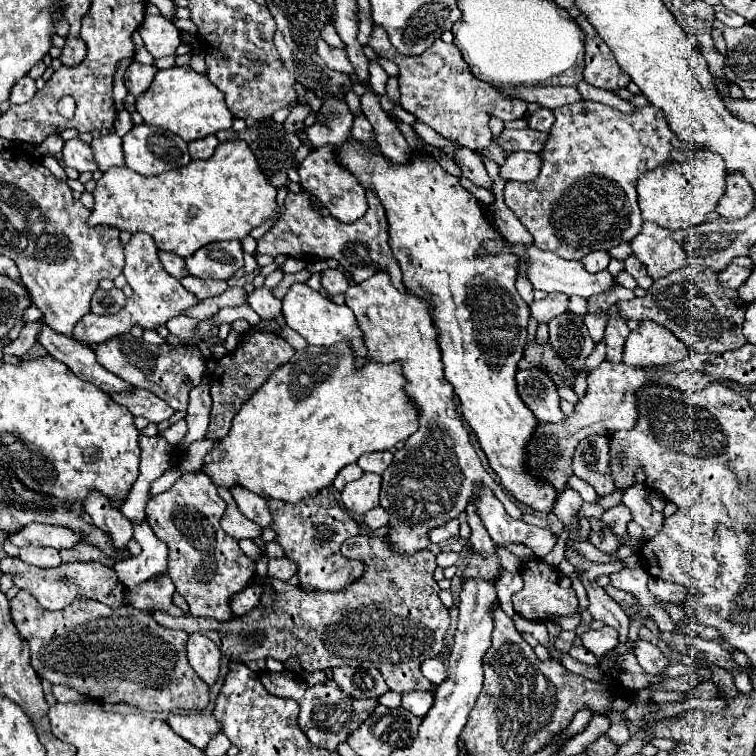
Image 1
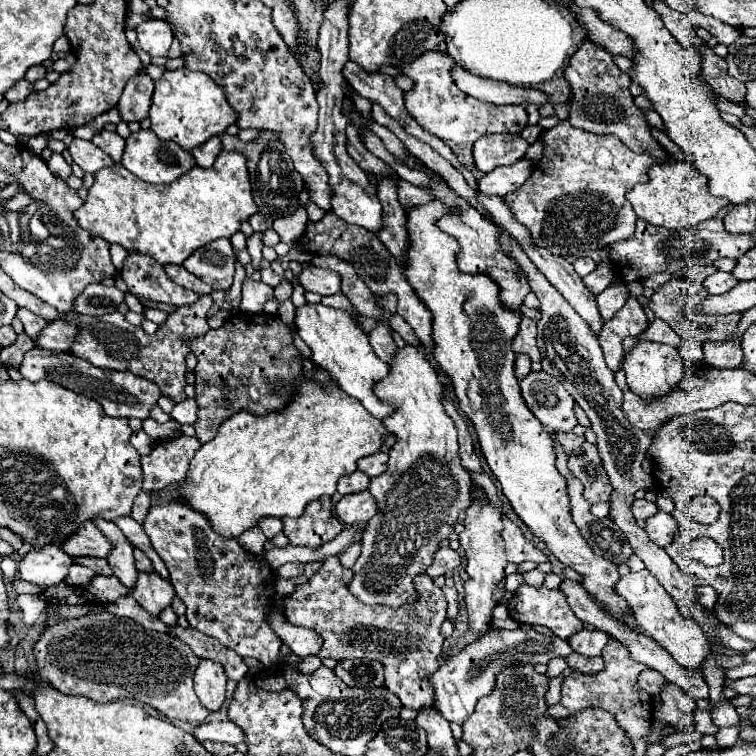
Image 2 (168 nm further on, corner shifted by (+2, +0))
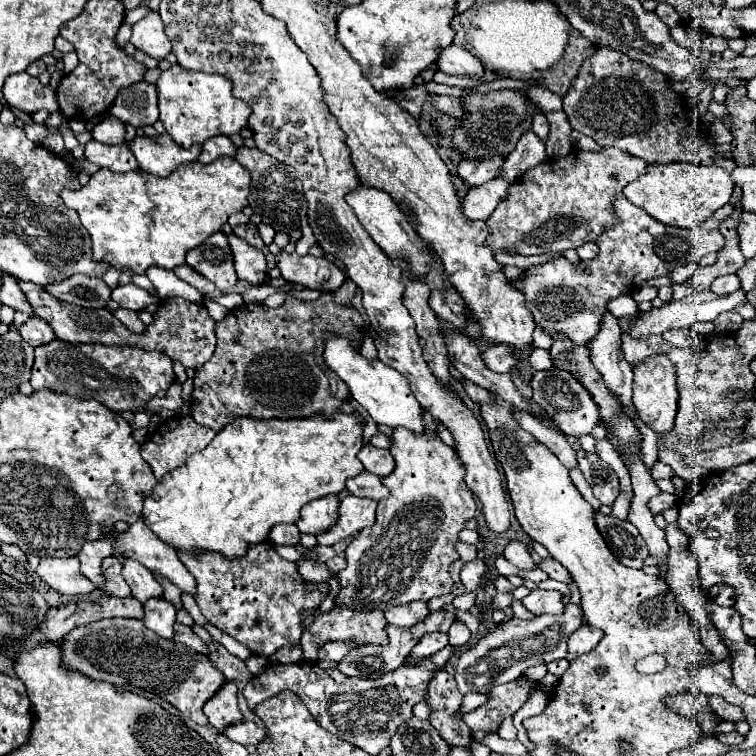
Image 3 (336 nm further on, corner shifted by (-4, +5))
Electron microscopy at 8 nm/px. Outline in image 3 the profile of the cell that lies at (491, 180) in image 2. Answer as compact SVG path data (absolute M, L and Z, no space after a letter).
M492 178L484 186L468 190L464 198L464 214L474 220L476 218L486 220L498 206L498 202L508 196L508 186L512 186L512 182L504 182L502 178Z

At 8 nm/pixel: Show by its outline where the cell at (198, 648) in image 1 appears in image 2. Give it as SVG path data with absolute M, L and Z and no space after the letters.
M200 661L194 675L194 687L198 699L208 711L218 711L222 707L226 695L226 675L222 675L222 667L218 667L214 661Z

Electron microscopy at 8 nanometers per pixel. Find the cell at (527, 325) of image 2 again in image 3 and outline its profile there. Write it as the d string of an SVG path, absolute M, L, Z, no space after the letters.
M496 346L496 348L490 348L482 354L482 360L484 364L494 370L494 372L508 372L510 368L514 368L512 364L512 354L508 354L508 350L504 350L502 346Z

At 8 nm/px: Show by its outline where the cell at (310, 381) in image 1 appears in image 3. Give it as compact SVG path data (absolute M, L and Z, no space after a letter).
M336 412L332 418L314 414L310 418L290 420L254 420L240 416L224 426L202 452L194 454L184 466L172 470L156 484L144 500L142 516L146 518L146 526L174 548L206 548L226 558L244 556L246 546L250 542L264 542L274 524L296 522L304 504L328 494L340 494L346 488L346 480L364 470L356 458L364 446L364 426L366 418L360 412Z

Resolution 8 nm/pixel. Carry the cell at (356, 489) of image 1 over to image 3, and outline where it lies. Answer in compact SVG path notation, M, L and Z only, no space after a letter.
M346 496L340 502L340 518L336 526L332 526L328 532L318 534L318 544L334 546L336 542L360 532L366 526L372 526L376 518L376 500L372 498L356 498Z

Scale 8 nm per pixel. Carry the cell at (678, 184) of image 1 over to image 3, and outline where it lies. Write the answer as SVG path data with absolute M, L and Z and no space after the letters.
M686 162L676 164L648 164L644 176L636 178L624 188L624 196L646 210L652 218L680 228L696 228L704 222L712 212L728 204L730 194L734 190L734 182L724 168L718 166L696 166Z

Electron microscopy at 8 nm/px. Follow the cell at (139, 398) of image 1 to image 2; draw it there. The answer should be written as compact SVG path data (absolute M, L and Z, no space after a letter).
M34 347L26 353L24 363L20 367L20 373L22 373L24 379L28 379L32 383L36 383L40 379L48 379L48 381L52 381L56 385L62 385L62 387L66 387L74 393L86 395L86 397L98 401L102 405L104 413L110 415L110 417L146 419L150 409L158 403L158 399L162 395L160 387L154 381L132 375L130 371L110 371L110 369L94 367L92 363L88 363L84 359L78 359L76 355L72 355L68 351L56 353L56 351Z

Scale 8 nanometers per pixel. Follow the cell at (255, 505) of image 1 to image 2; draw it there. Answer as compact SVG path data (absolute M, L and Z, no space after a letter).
M262 519L262 523L258 525L262 529L262 533L272 539L274 535L278 535L282 531L282 521L280 519Z

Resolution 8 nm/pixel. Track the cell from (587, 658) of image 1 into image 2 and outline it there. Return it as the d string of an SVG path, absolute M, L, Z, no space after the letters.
M490 629L486 635L482 635L480 639L468 643L464 647L464 651L452 655L434 675L432 675L432 683L434 683L434 691L436 691L436 699L438 699L438 711L442 713L444 719L448 719L450 723L458 723L462 725L474 711L476 701L480 699L480 695L490 695L494 685L496 685L496 675L510 665L536 665L536 663L544 663L548 665L550 659L556 657L568 657L570 645L568 641L556 637L556 635L542 635L536 631L524 631L524 629L514 629L514 631L494 631Z

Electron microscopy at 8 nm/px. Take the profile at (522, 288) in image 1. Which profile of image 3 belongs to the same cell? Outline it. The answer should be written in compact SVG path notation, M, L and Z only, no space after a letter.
M536 325L533 332L534 346L550 351L553 340L545 335L542 327Z

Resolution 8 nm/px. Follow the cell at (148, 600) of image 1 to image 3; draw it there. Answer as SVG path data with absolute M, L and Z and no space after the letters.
M176 622L176 630L174 630L174 642L180 642L180 644L184 644L184 646L188 646L188 648L192 648L192 650L196 650L196 652L200 652L200 654L208 654L208 648L206 648L206 644L192 632L192 628L190 626L184 626L184 624L180 624L180 622Z

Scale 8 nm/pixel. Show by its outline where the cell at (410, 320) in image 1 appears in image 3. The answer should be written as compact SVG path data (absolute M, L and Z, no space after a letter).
M428 410L422 412L422 418L424 434L412 434L412 430L404 430L402 426L394 430L390 454L394 456L396 468L392 474L382 478L382 484L390 490L390 496L378 502L374 526L360 530L360 534L356 534L346 548L348 566L338 572L340 594L336 596L336 600L354 610L378 608L382 612L388 612L392 610L392 606L450 594L450 588L454 584L448 574L450 564L460 558L454 550L454 544L458 542L458 532L464 528L464 522L474 518L476 502L474 494L464 482L464 466L460 466L460 460L456 458L456 450L444 444L438 434L438 426L442 426L442 422L438 418L432 418Z

